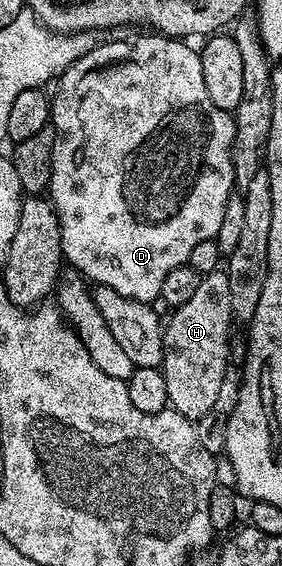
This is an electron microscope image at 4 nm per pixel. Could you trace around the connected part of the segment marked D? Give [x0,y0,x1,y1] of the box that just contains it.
[48,33,236,304]

